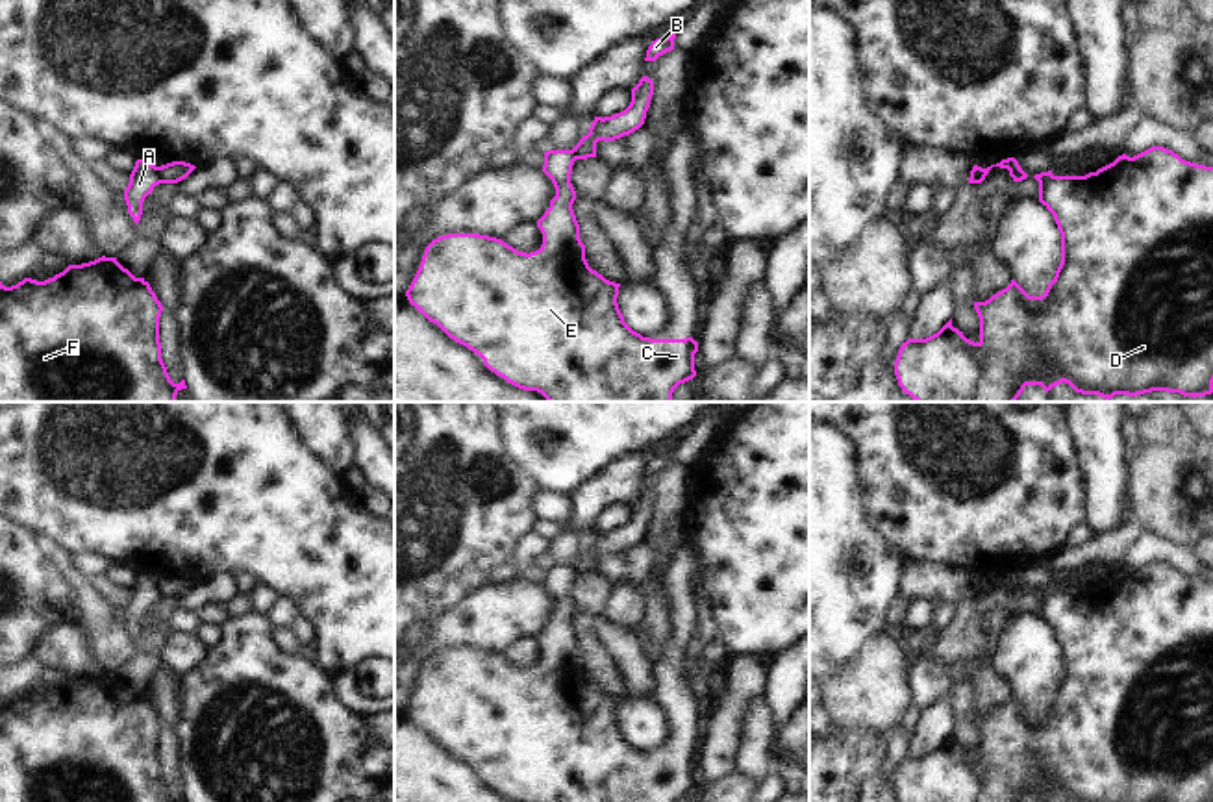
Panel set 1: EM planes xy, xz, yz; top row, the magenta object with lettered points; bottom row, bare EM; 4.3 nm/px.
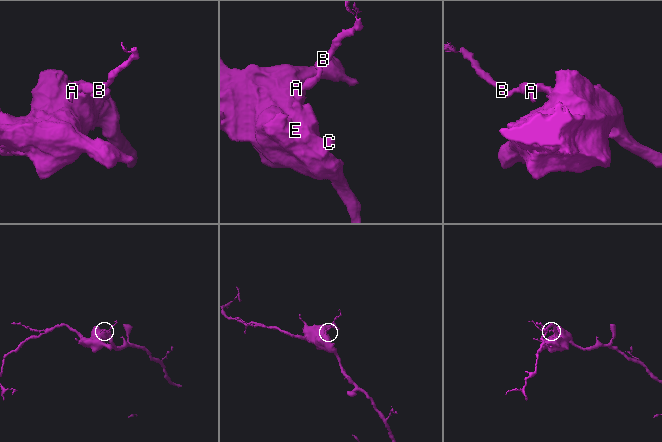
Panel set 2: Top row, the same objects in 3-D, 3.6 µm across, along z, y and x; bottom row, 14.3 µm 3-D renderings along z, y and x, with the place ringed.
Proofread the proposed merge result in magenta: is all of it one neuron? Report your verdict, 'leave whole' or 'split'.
split

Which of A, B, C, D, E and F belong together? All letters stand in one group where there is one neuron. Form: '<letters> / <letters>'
A C D E F / B

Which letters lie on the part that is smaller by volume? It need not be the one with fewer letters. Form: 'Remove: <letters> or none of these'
Remove: B.

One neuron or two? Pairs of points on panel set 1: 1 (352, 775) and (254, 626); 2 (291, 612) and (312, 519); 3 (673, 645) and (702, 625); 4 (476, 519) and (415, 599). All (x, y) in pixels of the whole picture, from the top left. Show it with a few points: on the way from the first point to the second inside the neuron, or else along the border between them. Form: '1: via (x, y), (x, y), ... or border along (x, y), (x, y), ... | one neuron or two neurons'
1: via (323, 738), (313, 717), (260, 664) | one neuron
2: border along (280, 593), (300, 612) | two neurons
3: border along (691, 584), (695, 626) | two neurons
4: via (462, 539), (456, 552), (432, 578) | one neuron

